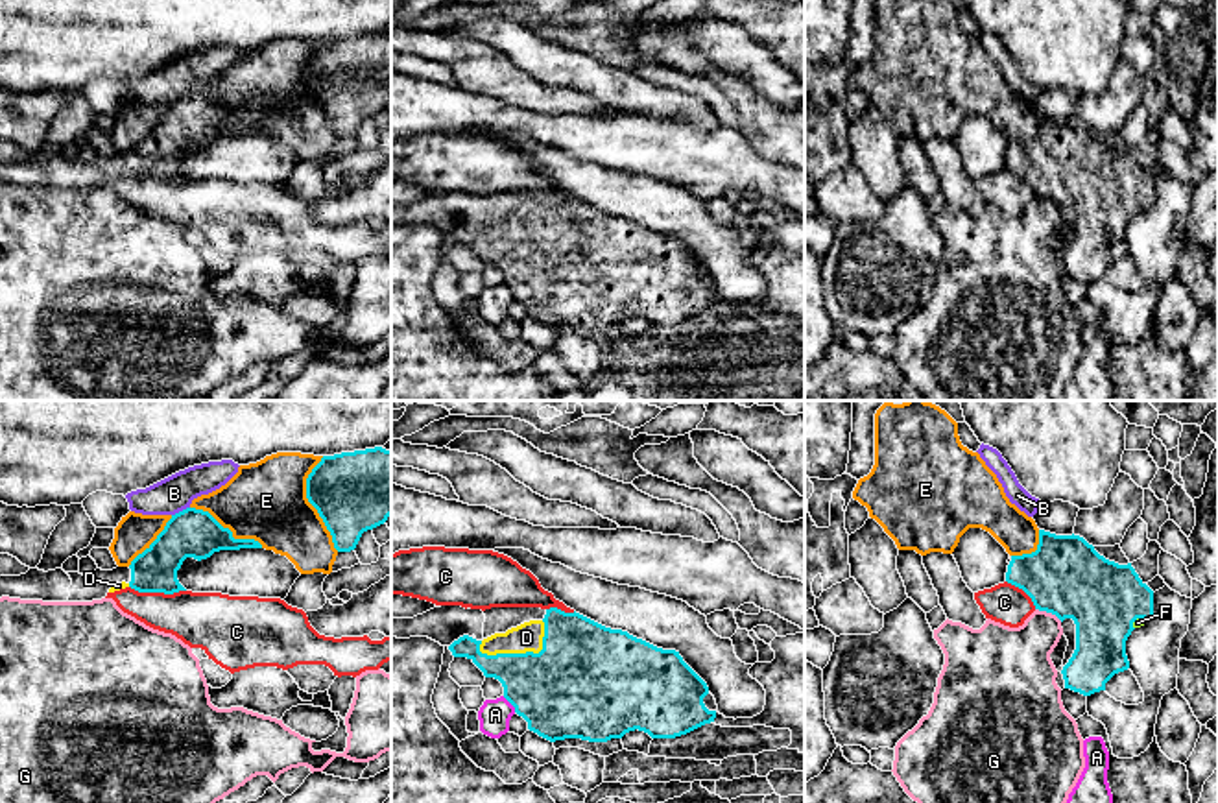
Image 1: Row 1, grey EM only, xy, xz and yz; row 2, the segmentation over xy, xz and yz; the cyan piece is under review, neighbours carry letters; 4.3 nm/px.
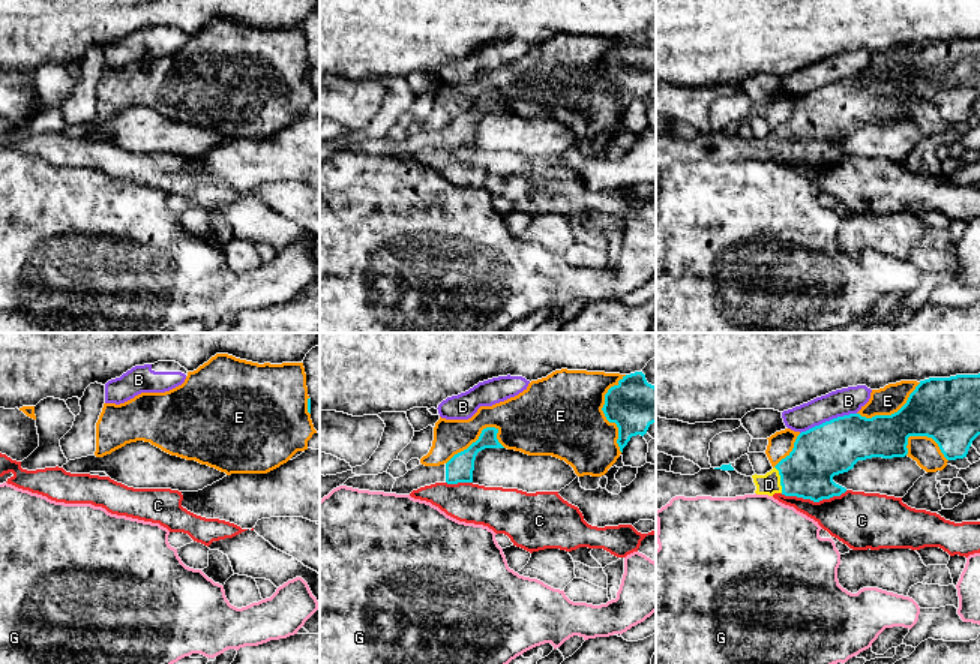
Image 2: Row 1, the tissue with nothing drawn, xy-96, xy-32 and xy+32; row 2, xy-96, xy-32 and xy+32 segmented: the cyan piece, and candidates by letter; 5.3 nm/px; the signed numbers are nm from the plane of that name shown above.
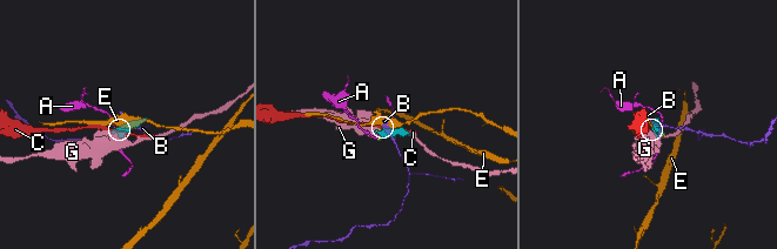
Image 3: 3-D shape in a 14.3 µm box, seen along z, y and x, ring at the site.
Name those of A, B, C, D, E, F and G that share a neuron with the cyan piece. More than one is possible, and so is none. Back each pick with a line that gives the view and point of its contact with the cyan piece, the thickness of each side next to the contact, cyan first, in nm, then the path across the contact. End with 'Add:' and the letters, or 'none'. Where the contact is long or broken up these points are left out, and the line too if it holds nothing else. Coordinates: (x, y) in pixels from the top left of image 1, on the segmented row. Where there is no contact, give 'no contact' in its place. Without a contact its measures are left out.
D: meets cyan in xz at (523, 654); 420 nm thick on the cyan side, 130 nm on the other
F: meets cyan in yz at (1137, 617); 320 nm thick on the cyan side, 40 nm on the other; runs through yz (1104, 599), (1122, 602), (1137, 617), (1137, 623)
Add: D, F

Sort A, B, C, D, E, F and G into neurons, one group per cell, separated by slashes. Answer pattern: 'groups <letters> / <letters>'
groups A / B / C / D F / E / G

